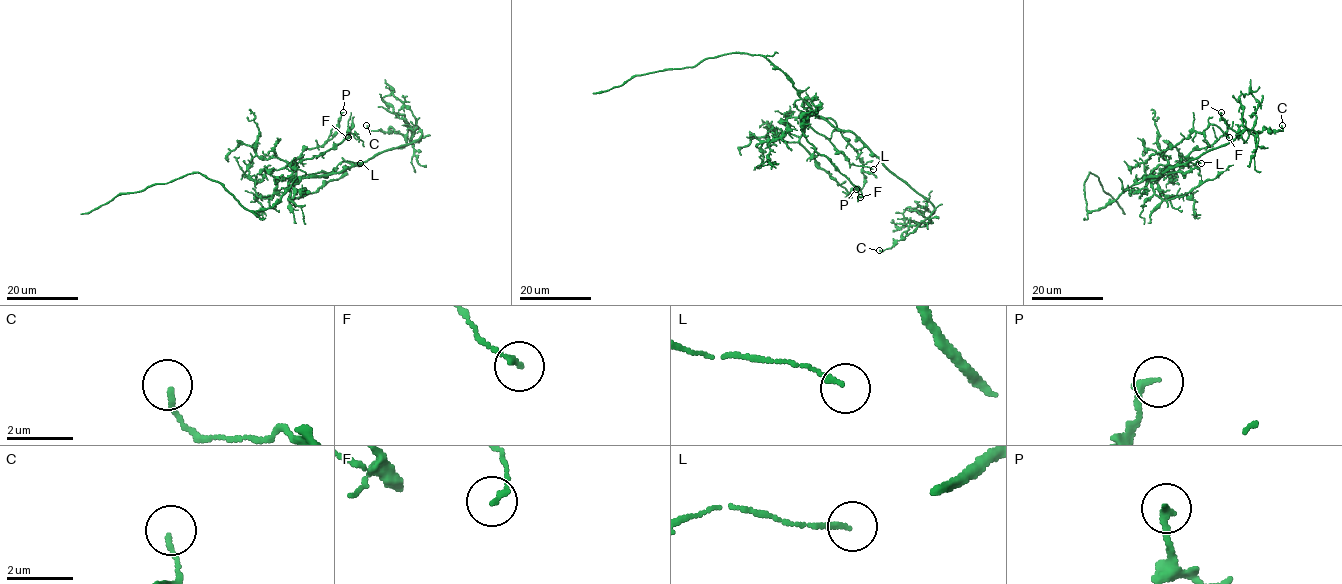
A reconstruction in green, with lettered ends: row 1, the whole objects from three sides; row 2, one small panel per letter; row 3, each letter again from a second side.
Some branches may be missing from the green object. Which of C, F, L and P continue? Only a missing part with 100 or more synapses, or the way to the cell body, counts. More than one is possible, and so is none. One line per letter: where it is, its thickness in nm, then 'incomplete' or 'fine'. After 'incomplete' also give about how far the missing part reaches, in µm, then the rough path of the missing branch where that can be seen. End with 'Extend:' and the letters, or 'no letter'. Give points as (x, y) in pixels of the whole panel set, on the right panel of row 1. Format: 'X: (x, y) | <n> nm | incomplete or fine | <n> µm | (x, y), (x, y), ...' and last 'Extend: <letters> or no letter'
C: (1282, 125) | 140 nm | fine
F: (1229, 137) | 150 nm | fine
L: (1201, 163) | 150 nm | fine
P: (1221, 112) | 200 nm | fine
Extend: no letter

